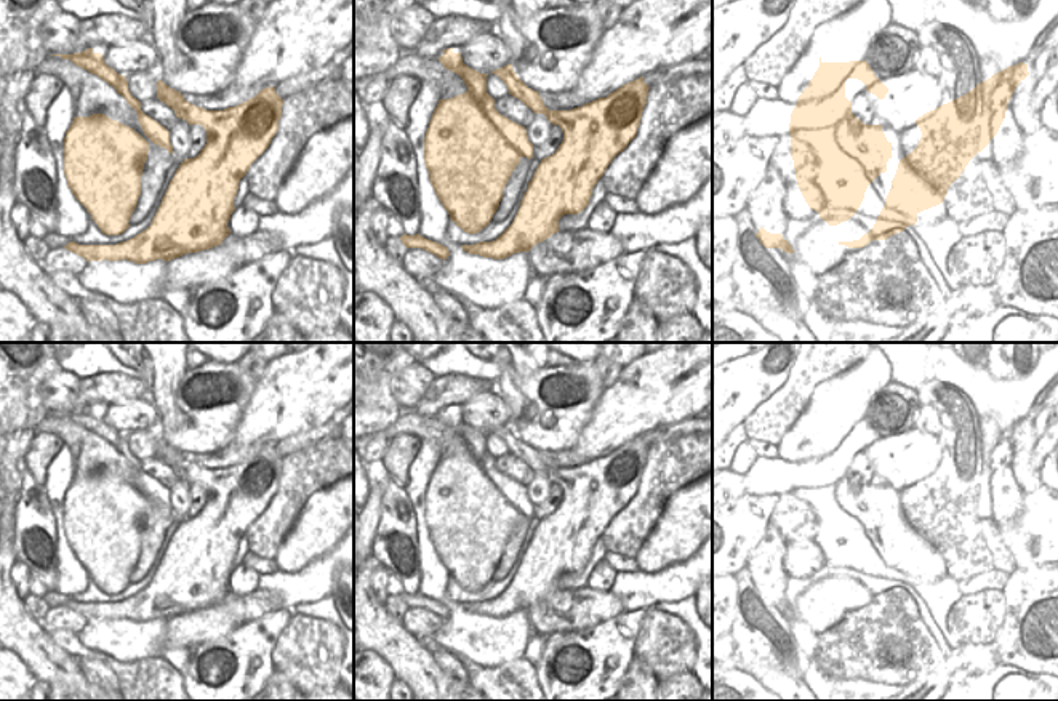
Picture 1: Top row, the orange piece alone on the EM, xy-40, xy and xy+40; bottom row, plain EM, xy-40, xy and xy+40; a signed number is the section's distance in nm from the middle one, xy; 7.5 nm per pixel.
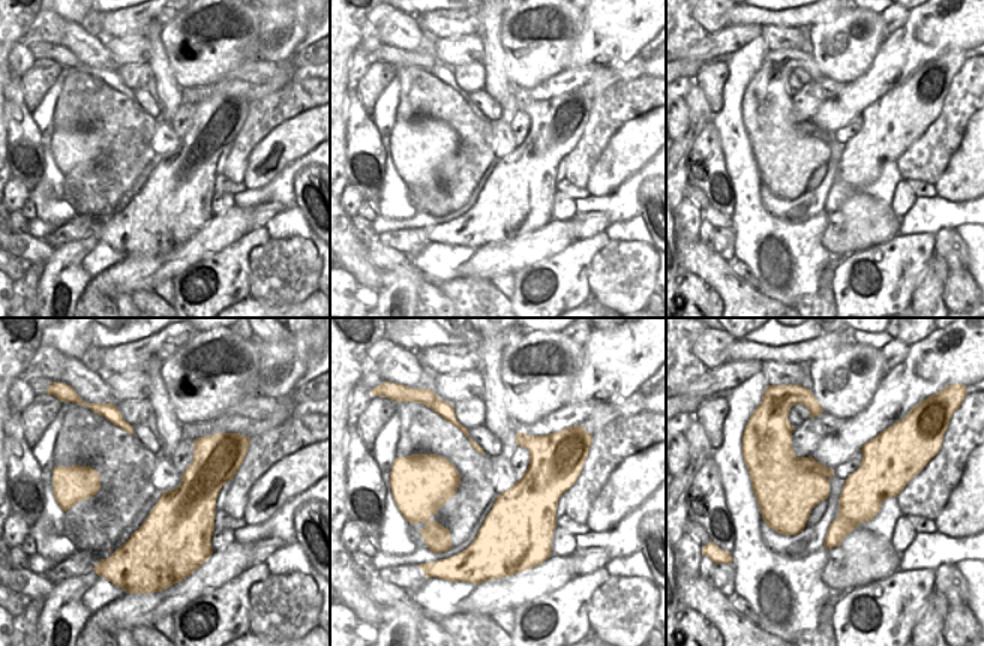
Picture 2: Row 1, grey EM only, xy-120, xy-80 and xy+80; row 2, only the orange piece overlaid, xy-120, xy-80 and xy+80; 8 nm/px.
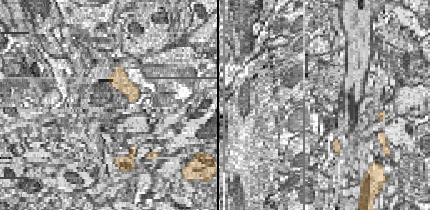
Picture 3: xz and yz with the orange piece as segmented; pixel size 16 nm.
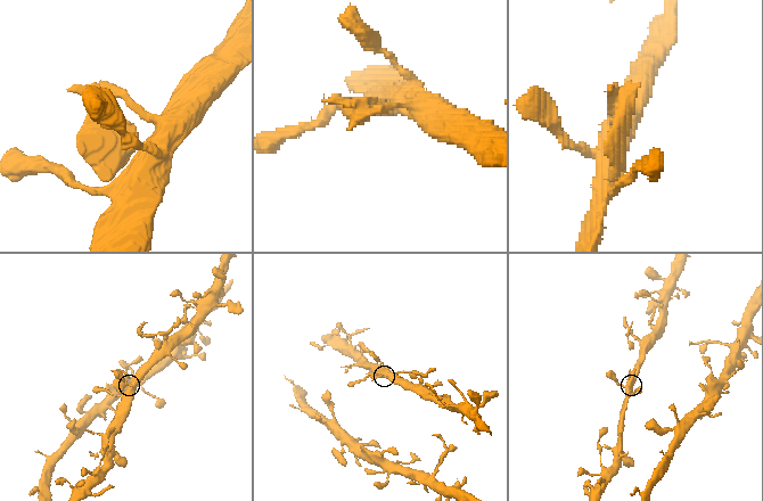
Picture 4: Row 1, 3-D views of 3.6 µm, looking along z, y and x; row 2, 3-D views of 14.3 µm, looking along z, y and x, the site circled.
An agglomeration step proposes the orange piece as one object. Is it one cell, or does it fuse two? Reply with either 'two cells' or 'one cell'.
one cell

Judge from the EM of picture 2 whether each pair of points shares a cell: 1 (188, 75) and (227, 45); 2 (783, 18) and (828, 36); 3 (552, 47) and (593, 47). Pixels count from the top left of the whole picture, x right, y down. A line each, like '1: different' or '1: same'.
1: same
2: same
3: different

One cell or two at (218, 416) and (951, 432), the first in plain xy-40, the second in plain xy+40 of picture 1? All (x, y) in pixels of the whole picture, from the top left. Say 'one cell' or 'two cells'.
two cells

